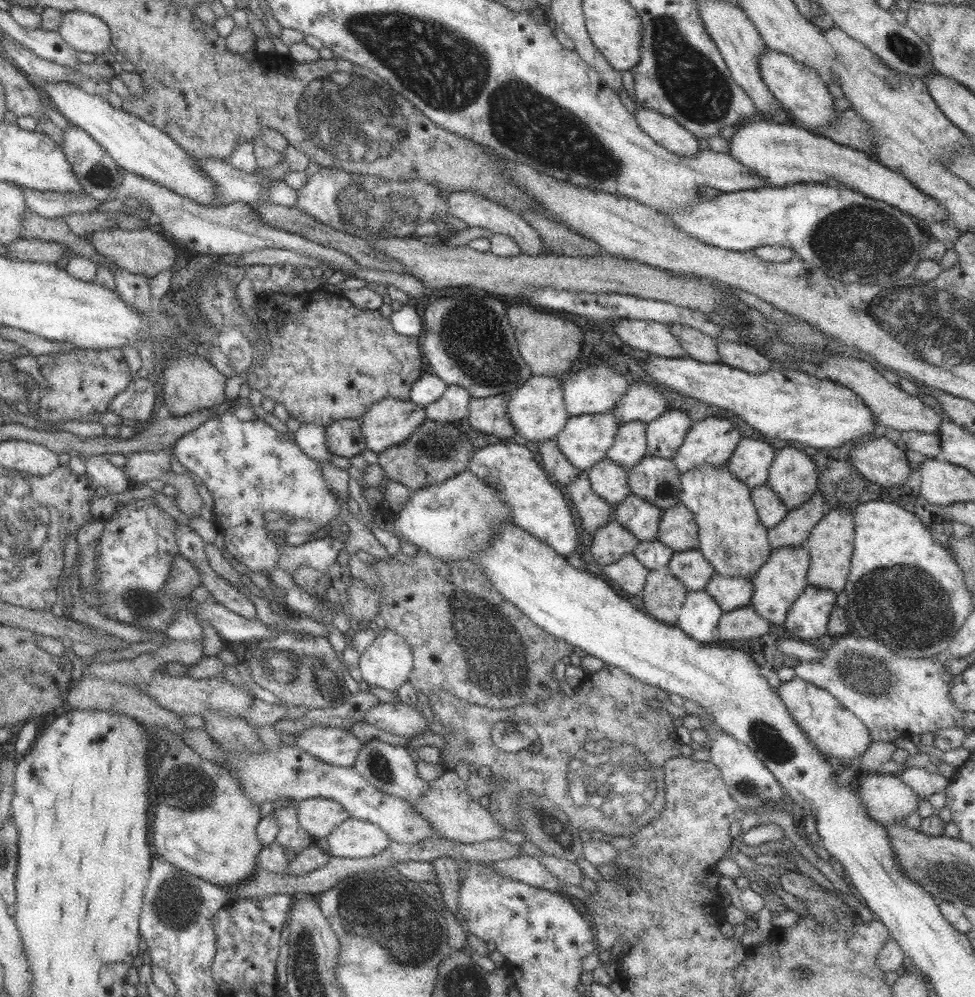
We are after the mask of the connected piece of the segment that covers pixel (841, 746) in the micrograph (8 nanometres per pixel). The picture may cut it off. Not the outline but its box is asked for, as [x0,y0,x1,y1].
[777,677,873,763]

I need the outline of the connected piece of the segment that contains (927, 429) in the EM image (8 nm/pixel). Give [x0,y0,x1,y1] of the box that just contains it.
[821,353,946,434]

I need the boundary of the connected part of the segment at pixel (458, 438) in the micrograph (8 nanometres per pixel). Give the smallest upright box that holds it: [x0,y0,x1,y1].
[378,419,478,491]

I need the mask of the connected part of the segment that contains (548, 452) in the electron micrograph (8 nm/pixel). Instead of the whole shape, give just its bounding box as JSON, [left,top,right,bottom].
[538,439,581,485]

